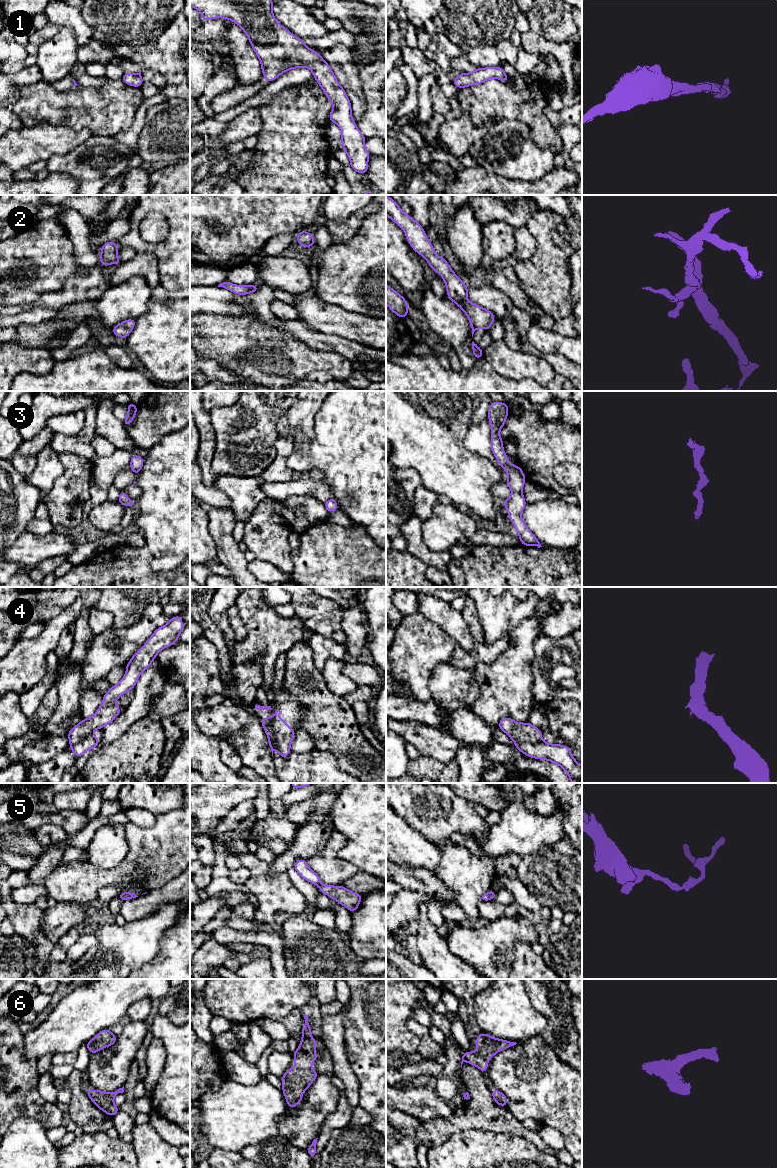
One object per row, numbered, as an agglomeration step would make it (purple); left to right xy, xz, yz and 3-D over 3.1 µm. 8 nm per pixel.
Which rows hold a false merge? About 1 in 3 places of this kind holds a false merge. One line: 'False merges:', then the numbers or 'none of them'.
False merges: 4

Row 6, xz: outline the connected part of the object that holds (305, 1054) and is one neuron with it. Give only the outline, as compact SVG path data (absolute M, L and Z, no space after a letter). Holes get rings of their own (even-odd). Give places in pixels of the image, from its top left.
M304 1014L304 1019L301 1043L293 1053L296 1066L287 1070L281 1078L282 1091L290 1108L295 1108L302 1101L302 1094L318 1076L318 1073L310 1066L312 1062L320 1058L315 1055L316 1040L311 1036L308 1015Z

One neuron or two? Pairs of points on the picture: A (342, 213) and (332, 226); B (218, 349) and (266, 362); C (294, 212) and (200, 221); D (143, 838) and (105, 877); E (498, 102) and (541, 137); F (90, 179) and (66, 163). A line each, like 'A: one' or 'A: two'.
A: two
B: one
C: one
D: one
E: one
F: one

